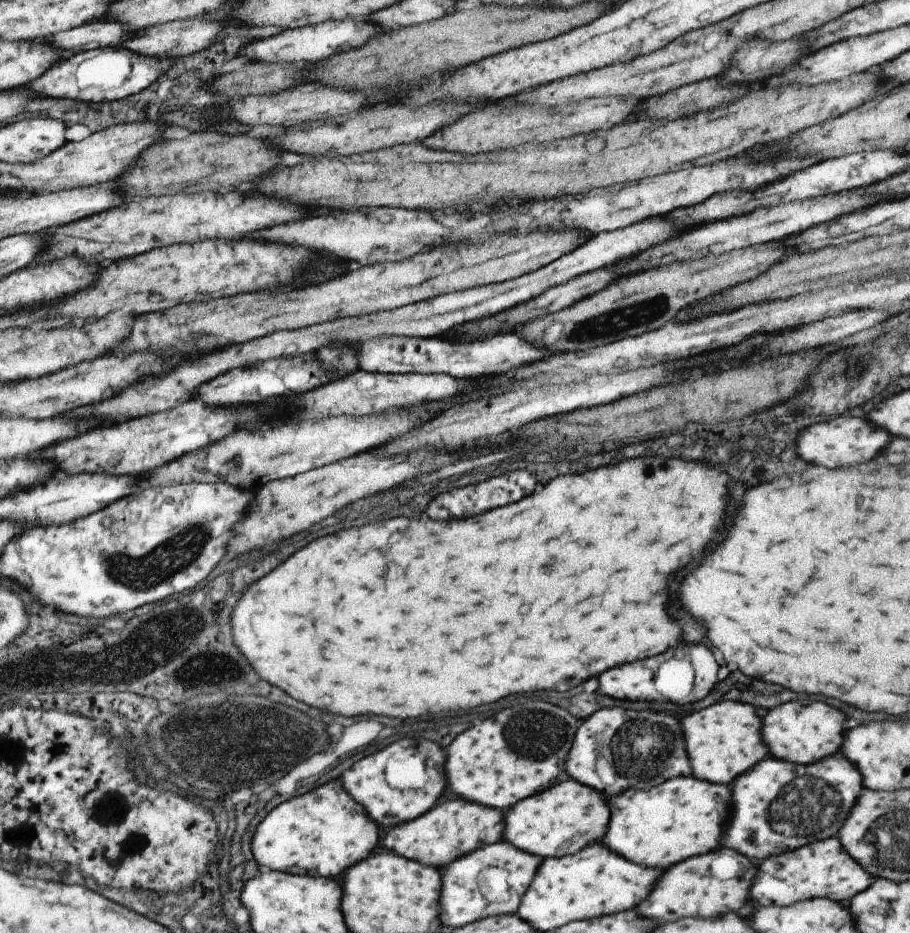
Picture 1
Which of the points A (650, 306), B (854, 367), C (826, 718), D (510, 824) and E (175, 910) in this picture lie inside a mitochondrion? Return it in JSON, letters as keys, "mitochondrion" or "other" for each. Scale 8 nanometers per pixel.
{"A":"mitochondrion","B":"mitochondrion","C":"other","D":"other","E":"mitochondrion"}

